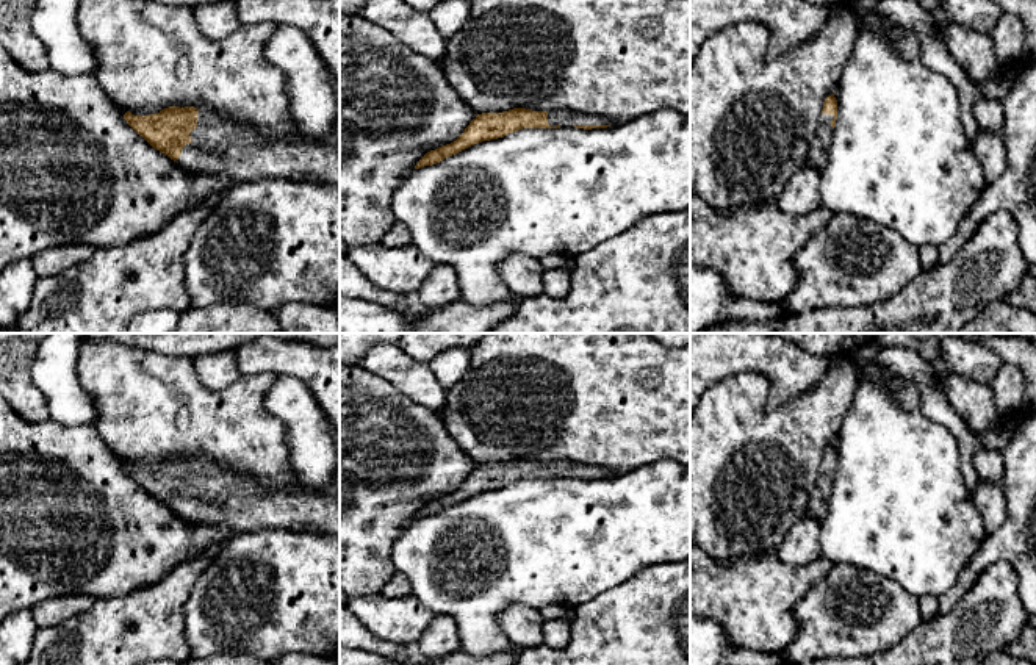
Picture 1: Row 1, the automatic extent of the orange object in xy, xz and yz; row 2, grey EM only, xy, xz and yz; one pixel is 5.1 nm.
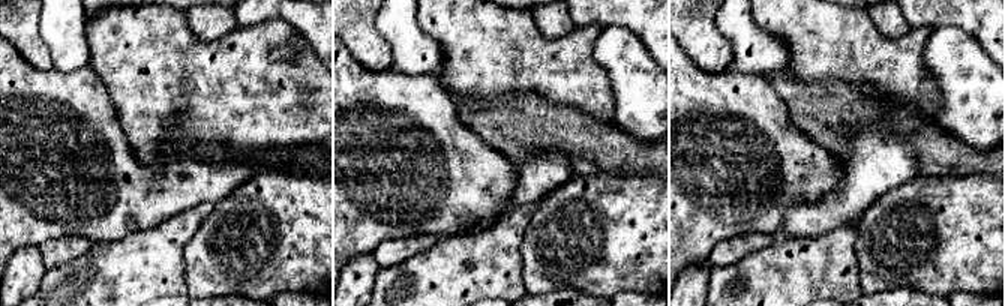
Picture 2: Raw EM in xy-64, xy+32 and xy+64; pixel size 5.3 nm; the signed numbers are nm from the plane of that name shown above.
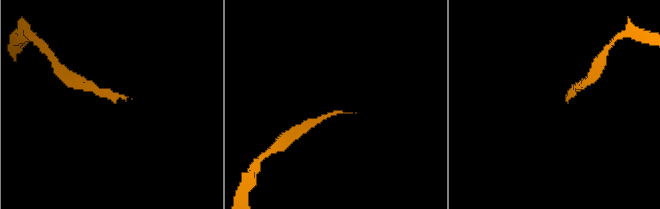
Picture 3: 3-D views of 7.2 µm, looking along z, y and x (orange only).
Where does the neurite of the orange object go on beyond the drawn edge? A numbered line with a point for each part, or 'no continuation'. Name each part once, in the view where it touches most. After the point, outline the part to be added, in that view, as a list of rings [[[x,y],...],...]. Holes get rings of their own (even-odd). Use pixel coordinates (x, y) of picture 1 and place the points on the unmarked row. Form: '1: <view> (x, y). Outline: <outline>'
1: xy (221, 495). Outline: [[[199,462],[197,477],[189,483],[191,493],[175,512],[188,523],[227,523],[233,534],[260,529],[280,529],[321,535],[340,535],[340,488],[315,493],[307,488],[266,488],[249,476],[219,466],[214,462]]]

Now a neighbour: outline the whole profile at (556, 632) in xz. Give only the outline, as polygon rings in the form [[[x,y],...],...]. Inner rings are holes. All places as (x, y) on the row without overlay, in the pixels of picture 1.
[[[546,620],[543,624],[543,646],[562,649],[571,638],[570,620]]]

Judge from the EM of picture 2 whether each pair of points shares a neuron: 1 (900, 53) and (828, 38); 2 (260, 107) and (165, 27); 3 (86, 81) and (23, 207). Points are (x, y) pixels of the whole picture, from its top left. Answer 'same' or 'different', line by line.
1: same
2: same
3: same

